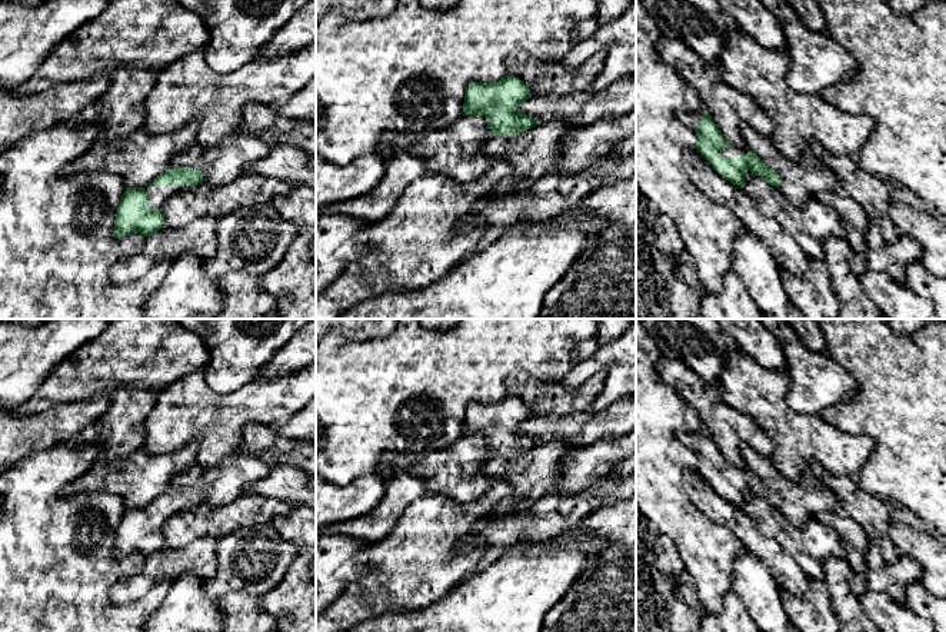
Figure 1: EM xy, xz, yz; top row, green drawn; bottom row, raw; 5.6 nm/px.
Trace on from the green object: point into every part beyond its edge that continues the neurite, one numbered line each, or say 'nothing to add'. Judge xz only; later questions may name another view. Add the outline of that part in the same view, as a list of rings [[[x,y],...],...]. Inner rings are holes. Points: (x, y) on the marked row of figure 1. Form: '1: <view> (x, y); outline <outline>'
nothing to add

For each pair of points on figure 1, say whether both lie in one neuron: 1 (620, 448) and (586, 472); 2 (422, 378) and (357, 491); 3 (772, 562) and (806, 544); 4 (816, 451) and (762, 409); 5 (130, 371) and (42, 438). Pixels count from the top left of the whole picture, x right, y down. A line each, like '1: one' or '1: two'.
1: one
2: two
3: two
4: one
5: two

